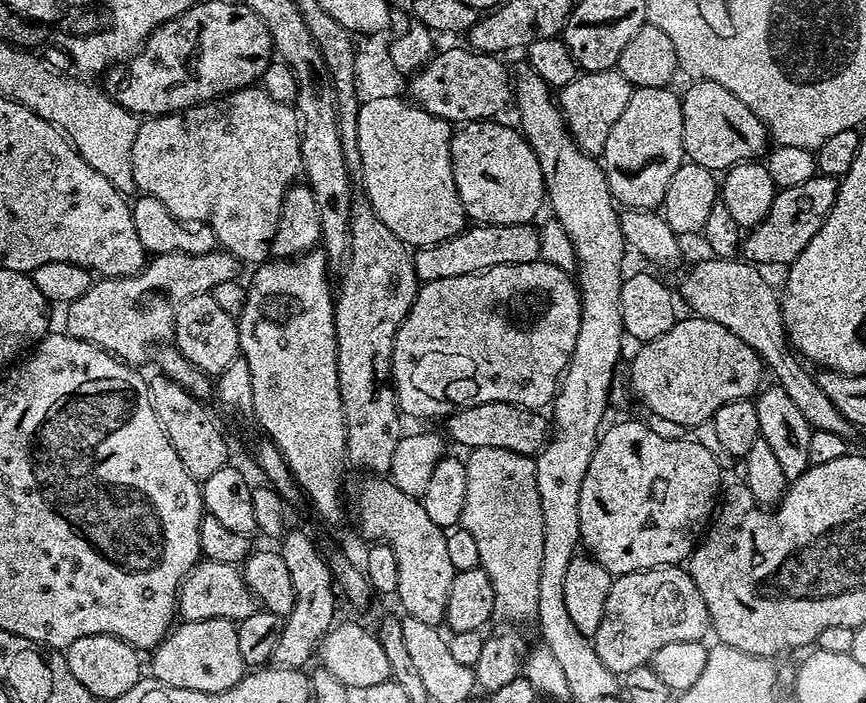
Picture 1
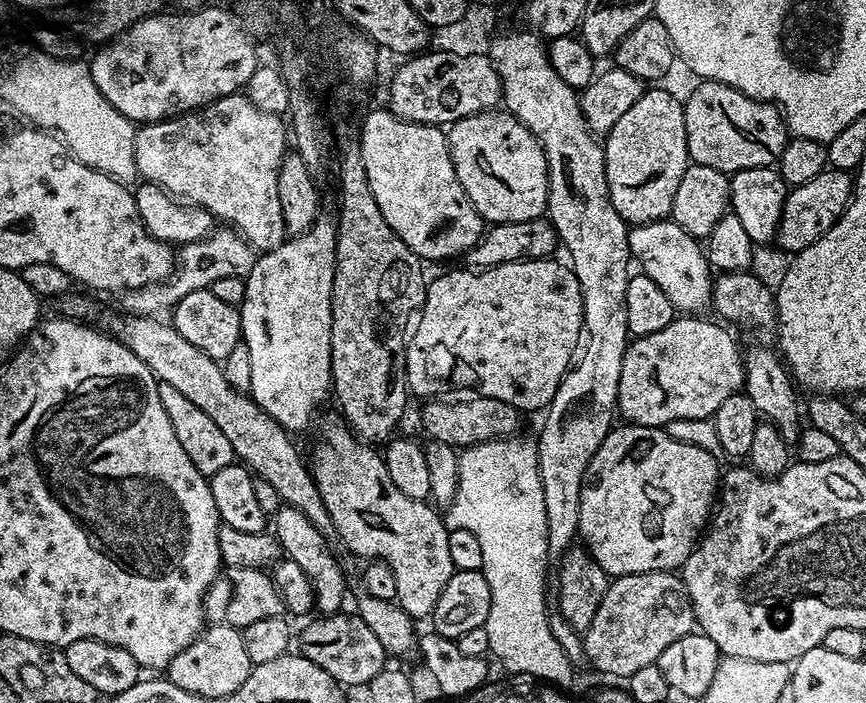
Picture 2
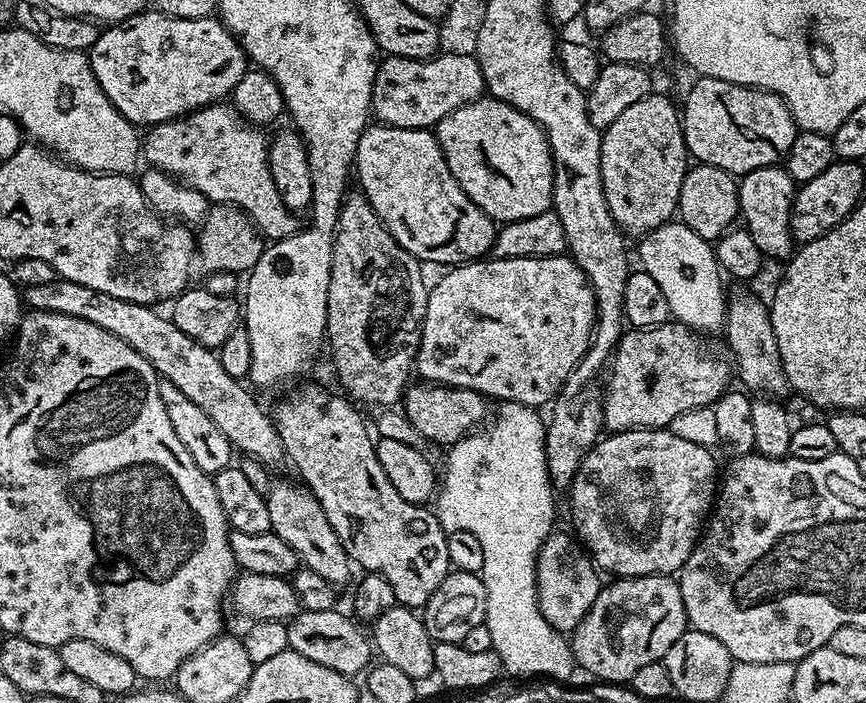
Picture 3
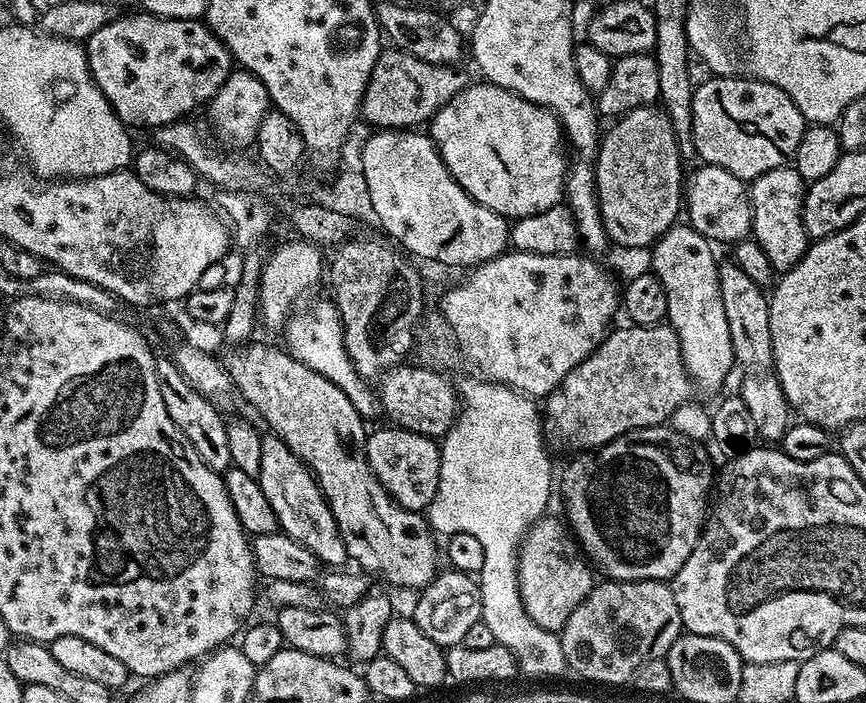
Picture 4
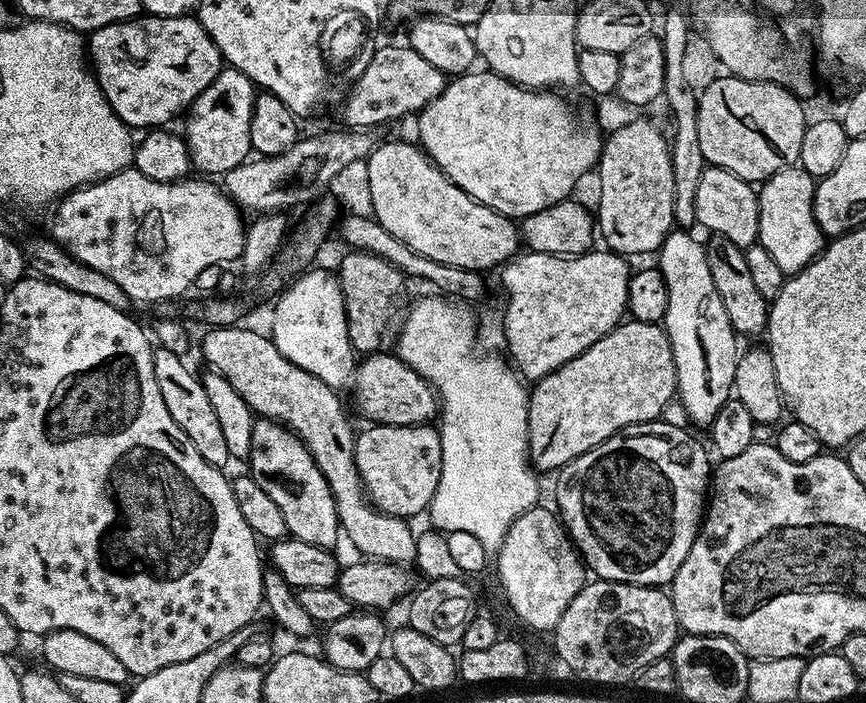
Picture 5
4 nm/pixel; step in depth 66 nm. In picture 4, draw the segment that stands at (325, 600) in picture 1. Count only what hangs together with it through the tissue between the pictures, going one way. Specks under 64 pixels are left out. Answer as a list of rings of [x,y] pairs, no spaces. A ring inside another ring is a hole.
[[[268,434],[262,439],[262,466],[259,482],[262,494],[273,507],[277,516],[279,531],[294,538],[294,542],[302,542],[306,550],[310,550],[319,558],[321,565],[336,570],[349,563],[346,542],[338,530],[338,522],[334,522],[334,514],[312,477],[312,472],[278,437]]]

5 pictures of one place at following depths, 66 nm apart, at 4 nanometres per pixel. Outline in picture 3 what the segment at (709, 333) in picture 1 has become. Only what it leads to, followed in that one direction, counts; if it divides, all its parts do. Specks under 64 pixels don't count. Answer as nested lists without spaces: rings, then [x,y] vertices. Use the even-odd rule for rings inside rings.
[[[675,322],[625,331],[616,344],[606,372],[608,385],[605,383],[602,388],[605,429],[609,433],[629,432],[631,428],[667,429],[679,415],[715,404],[719,396],[729,391],[730,364],[727,359],[724,361],[722,357],[715,356],[711,346],[704,340],[707,339],[701,333]]]

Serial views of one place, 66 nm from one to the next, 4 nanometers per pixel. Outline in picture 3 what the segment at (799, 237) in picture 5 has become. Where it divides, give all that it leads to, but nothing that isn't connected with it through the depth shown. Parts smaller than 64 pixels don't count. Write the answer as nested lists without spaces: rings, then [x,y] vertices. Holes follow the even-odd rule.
[[[773,166],[762,170],[750,170],[739,177],[738,183],[740,185],[739,219],[742,221],[743,227],[748,229],[750,238],[754,238],[758,250],[769,261],[787,261],[794,251],[794,241],[790,230],[790,214],[792,213],[792,200],[796,196],[798,187],[796,181],[790,178],[790,174],[782,166]]]

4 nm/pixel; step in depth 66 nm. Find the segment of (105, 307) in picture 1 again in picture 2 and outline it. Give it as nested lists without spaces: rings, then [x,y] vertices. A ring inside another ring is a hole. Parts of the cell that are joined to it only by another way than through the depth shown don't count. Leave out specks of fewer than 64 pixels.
[[[220,226],[211,232],[206,238],[198,242],[190,242],[179,249],[178,259],[171,276],[160,284],[151,284],[141,288],[133,288],[131,292],[123,293],[124,312],[133,316],[163,317],[171,313],[176,303],[186,294],[194,294],[194,290],[211,288],[218,278],[245,278],[254,270],[254,262],[258,253],[251,248],[240,233],[227,227]]]

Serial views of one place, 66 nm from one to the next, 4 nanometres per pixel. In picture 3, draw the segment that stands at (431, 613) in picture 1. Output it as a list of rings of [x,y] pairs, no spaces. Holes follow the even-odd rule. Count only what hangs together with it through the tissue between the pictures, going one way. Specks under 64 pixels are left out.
[[[304,384],[289,400],[277,406],[274,419],[282,438],[284,455],[289,461],[292,459],[297,474],[301,476],[297,477],[322,506],[326,519],[330,521],[330,526],[334,526],[334,534],[338,534],[353,565],[360,567],[361,564],[365,573],[382,574],[382,578],[386,578],[394,589],[397,605],[413,610],[423,609],[430,594],[438,590],[450,571],[447,535],[431,507],[406,502],[406,498],[394,490],[390,478],[386,478],[386,470],[382,470],[382,462],[378,462],[374,436],[369,425],[364,425],[360,417],[361,409],[347,395],[336,392],[319,388],[316,384]]]

